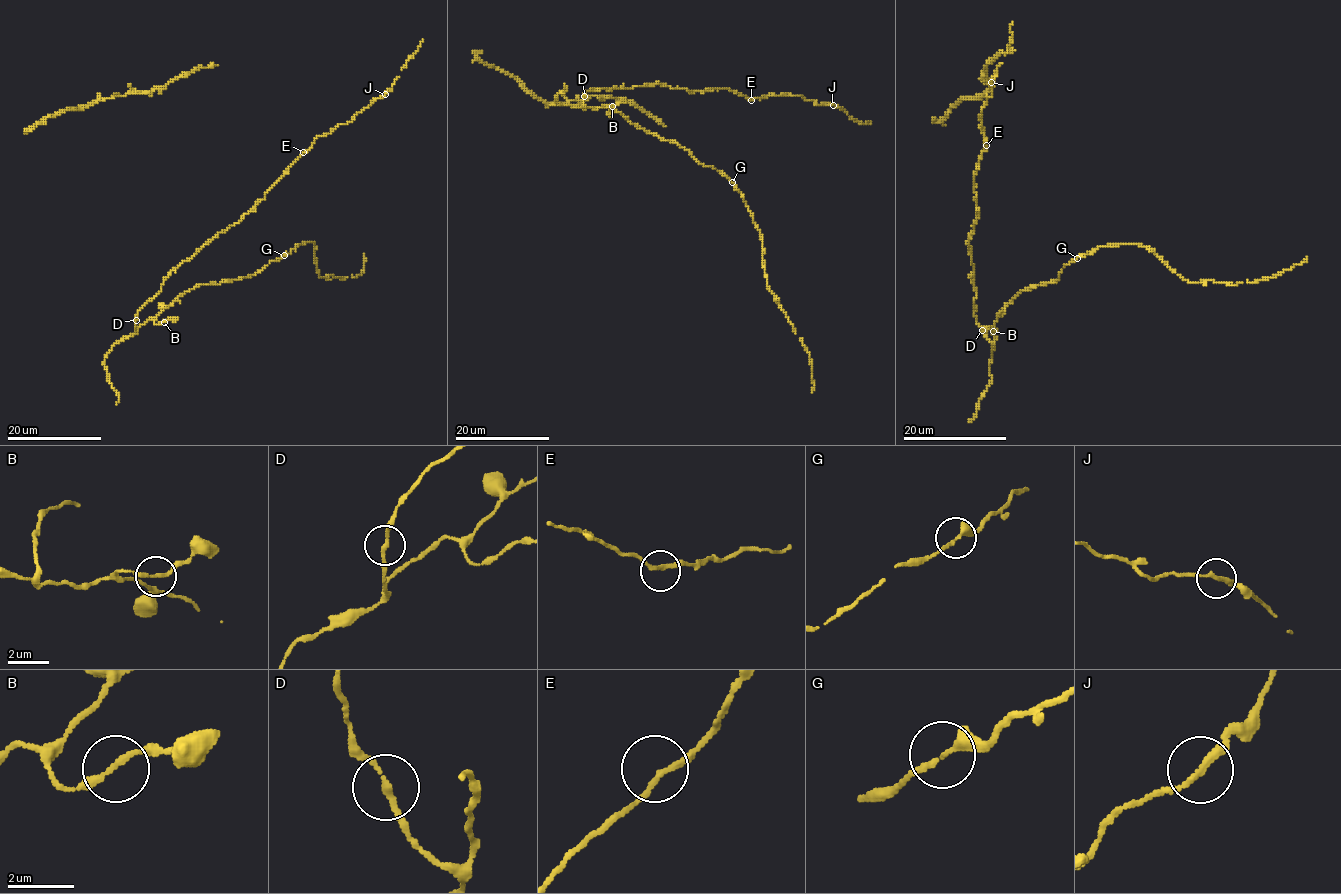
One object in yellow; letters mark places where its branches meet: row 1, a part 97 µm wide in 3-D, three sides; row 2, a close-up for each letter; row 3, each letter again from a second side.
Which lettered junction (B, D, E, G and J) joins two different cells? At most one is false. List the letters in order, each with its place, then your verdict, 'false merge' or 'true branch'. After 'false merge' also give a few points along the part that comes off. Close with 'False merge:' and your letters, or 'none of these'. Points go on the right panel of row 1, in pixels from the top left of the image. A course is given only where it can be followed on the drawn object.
B: place (993, 331); true branch
D: place (982, 330); true branch
E: place (986, 145); true branch
G: place (1077, 258); true branch
J: place (991, 82); true branch
False merge: none of these

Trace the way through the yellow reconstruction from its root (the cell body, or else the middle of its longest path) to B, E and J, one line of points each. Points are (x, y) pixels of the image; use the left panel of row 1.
B: (175, 271), (164, 280), (162, 290), (138, 312), (136, 331), (150, 319), (157, 325), (164, 321)
E: (175, 271), (263, 199), (303, 152)
J: (175, 271), (263, 199), (270, 187), (318, 136), (349, 122), (384, 94)

